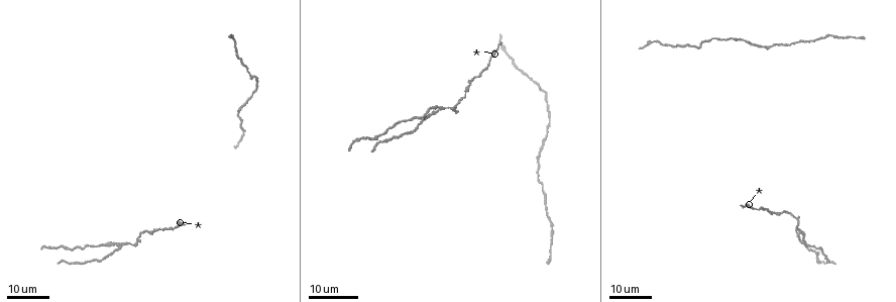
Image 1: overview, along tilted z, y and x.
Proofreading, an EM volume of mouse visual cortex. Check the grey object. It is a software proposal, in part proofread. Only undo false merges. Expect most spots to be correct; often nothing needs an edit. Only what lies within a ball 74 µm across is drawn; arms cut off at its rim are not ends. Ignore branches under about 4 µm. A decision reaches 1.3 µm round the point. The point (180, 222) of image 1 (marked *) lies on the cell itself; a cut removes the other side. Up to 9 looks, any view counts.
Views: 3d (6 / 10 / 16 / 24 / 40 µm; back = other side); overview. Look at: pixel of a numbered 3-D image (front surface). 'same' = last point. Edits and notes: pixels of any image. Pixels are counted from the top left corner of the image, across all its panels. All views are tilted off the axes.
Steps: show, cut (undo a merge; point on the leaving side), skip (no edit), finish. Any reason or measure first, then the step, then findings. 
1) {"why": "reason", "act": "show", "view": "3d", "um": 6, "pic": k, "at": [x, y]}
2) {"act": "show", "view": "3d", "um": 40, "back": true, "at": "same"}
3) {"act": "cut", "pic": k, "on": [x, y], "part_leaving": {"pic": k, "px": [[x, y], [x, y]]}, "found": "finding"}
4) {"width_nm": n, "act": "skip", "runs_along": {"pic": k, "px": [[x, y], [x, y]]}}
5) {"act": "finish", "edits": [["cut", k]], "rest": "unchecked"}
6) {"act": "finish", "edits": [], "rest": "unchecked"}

{"why": "three-way junction", "act": "show", "view": "3d", "um": 16, "pic": 1, "at": [125, 244]}

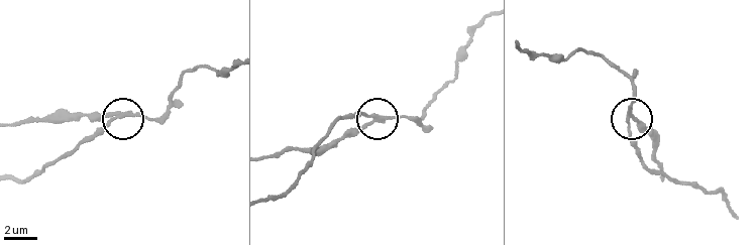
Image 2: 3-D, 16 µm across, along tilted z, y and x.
{"act": "show", "view": "3d", "um": 6, "pic": 2, "at": [370, 121]}

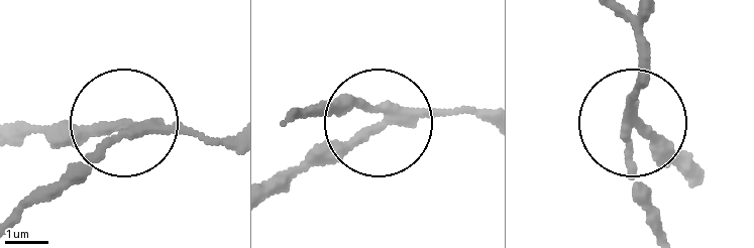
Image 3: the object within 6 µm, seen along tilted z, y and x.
{"act": "cut", "pic": 3, "on": [87, 133], "part_leaving": {"pic": 3, "px": [[139, 121], [15, 135]]}, "found": "two cells meet here"}

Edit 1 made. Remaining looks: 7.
{"why": "narrows sharply", "act": "show", "view": "3d", "um": 24, "pic": 1, "at": [546, 105]}

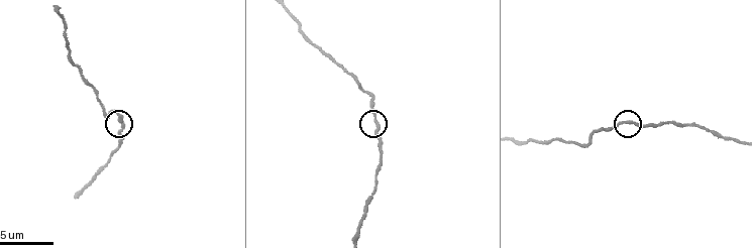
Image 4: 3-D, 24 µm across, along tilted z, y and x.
{"act": "show", "view": "3d", "um": 10, "pic": 4, "at": [625, 124]}

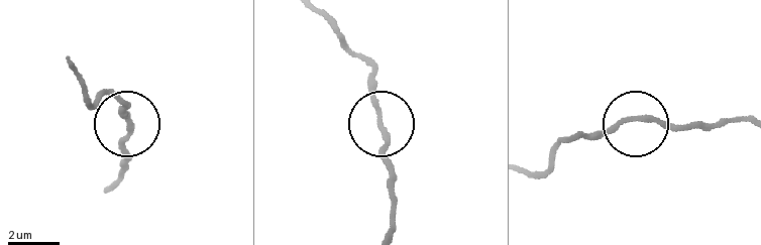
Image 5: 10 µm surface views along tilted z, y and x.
{"act": "skip", "found": "continuous, no second cell"}

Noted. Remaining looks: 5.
{"why": "see it whole again", "act": "show", "view": "overview"}

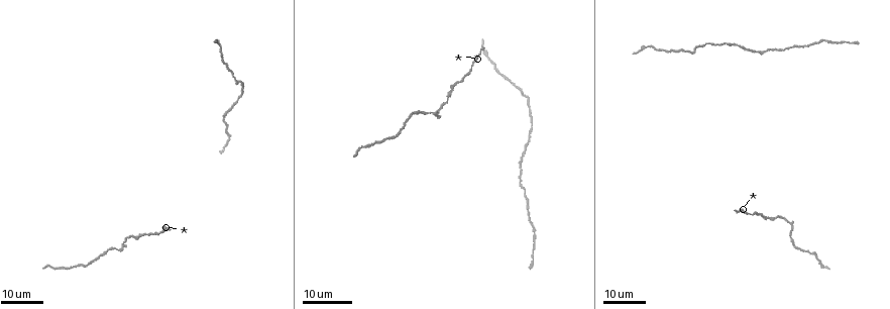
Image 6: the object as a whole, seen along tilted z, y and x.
{"act": "show", "view": "3d", "um": 16, "pic": 6, "at": [520, 161]}

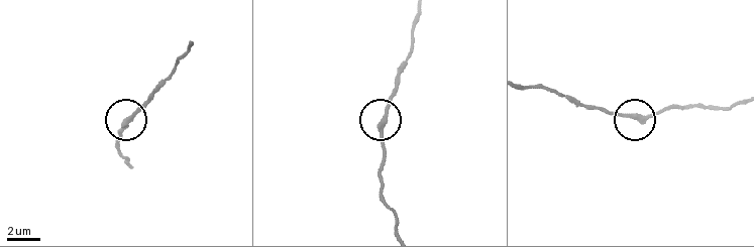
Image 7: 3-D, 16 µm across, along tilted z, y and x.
{"why": "closer look", "act": "show", "view": "3d", "um": 10, "pic": 7, "at": [640, 116]}

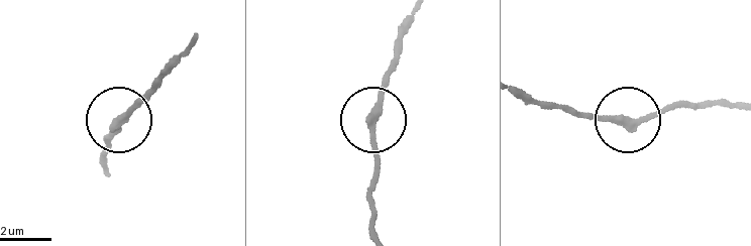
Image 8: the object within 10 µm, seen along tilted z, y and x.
{"act": "skip", "found": "one cell here"}

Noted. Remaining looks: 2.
{"why": "calibre changes", "act": "show", "view": "3d", "um": 10, "pic": 4, "at": [104, 116]}

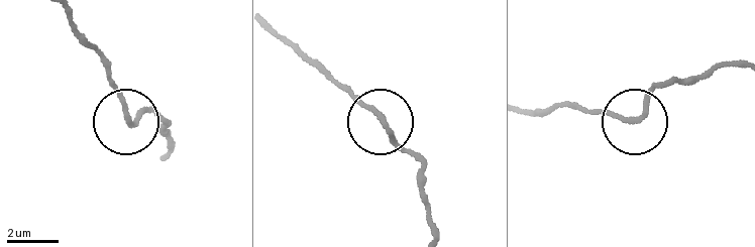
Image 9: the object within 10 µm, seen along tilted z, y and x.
{"act": "show", "view": "3d", "um": 6, "pic": 9, "at": [128, 118]}

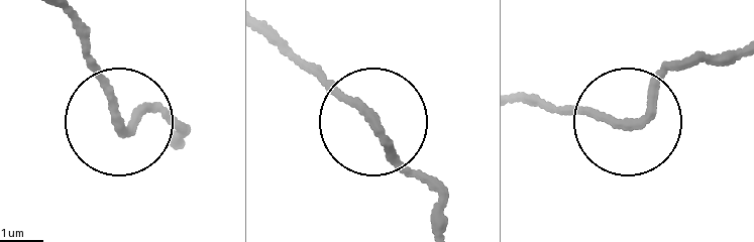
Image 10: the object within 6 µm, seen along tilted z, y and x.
{"act": "skip", "runs_along": {"pic": 10, "px": [[731, 51], [673, 72], [622, 122], [542, 101]]}, "found": "one cell here"}

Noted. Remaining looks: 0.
{"act": "finish", "edits": [["cut", 3]], "rest": "unchecked"}

